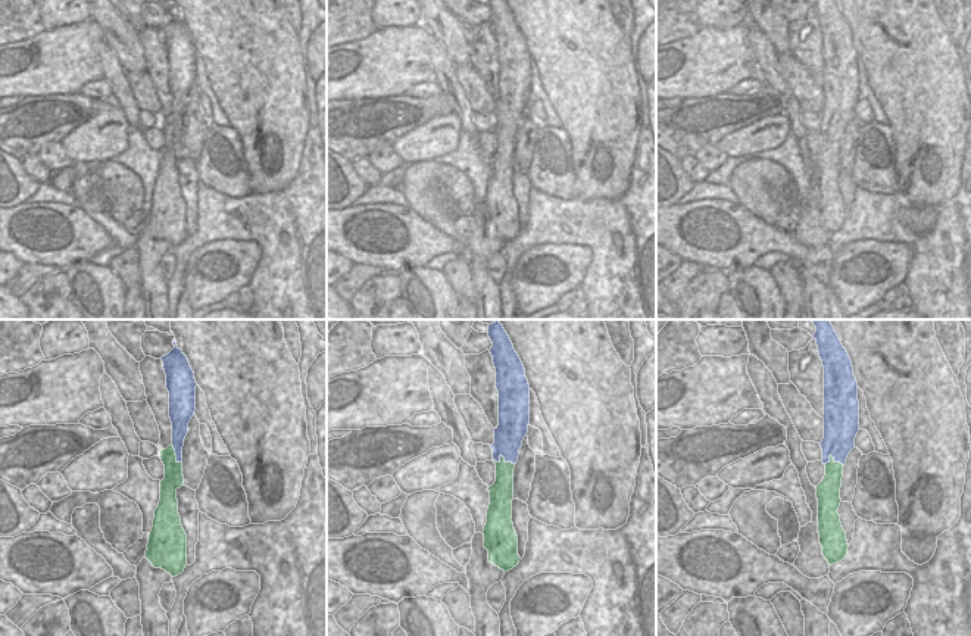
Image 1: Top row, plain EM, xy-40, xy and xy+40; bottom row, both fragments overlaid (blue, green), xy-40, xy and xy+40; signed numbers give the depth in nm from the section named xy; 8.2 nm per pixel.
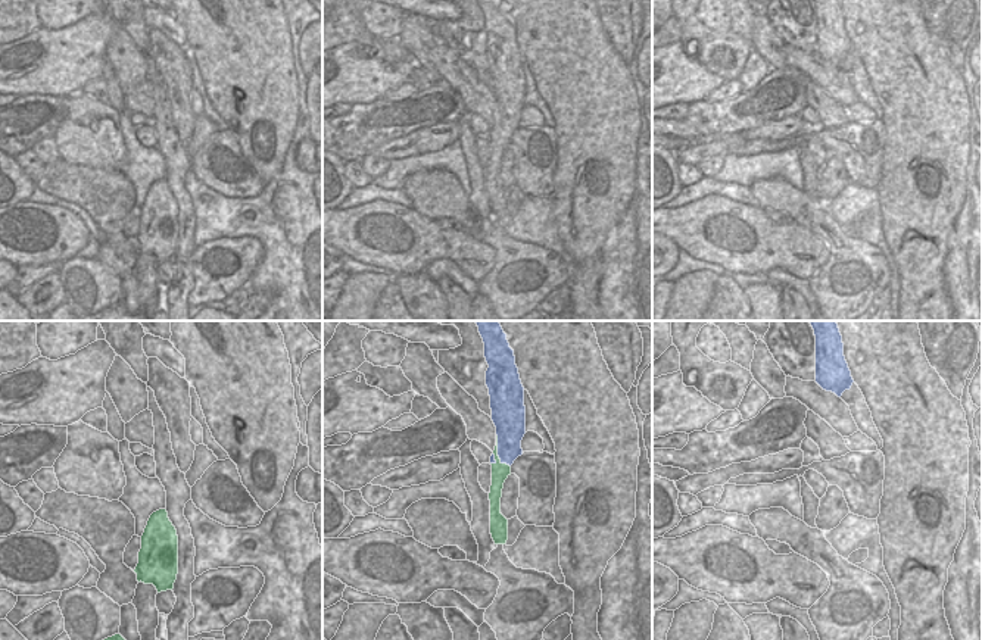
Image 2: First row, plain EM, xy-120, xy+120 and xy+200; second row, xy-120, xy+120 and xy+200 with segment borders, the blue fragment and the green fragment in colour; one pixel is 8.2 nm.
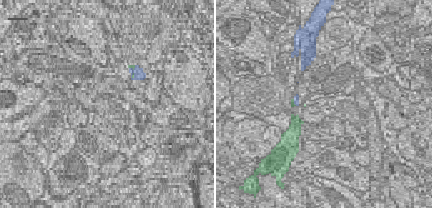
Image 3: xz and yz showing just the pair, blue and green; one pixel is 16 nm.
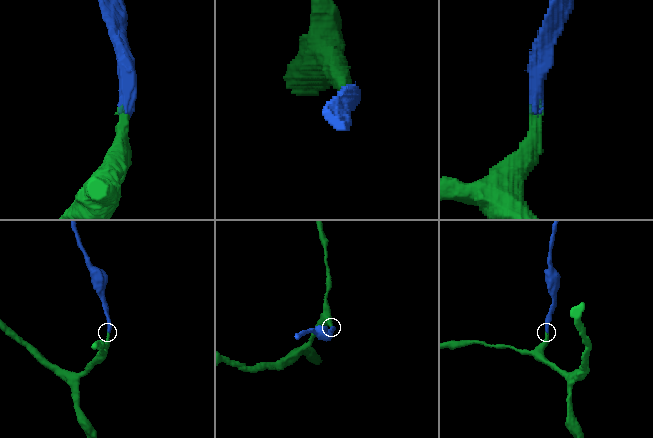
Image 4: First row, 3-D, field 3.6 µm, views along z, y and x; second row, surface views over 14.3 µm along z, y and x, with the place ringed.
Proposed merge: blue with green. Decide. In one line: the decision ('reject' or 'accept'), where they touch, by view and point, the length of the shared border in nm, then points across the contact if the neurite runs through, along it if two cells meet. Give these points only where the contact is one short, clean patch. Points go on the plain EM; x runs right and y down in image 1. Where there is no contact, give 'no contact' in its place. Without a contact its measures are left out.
accept | xy (503, 127) | 190 nm | across xy (512, 99), (503, 127), (503, 156)

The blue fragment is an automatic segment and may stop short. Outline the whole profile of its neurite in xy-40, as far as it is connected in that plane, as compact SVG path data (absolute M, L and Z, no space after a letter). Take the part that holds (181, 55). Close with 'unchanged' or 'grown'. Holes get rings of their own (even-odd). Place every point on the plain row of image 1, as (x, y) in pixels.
M175 10L172 13L175 18L160 28L169 62L172 113L160 121L165 149L160 152L160 171L154 181L146 228L154 238L162 238L175 247L187 236L187 205L178 184L177 160L184 155L182 116L188 103L188 93L196 81L197 53L187 26Z | grown

